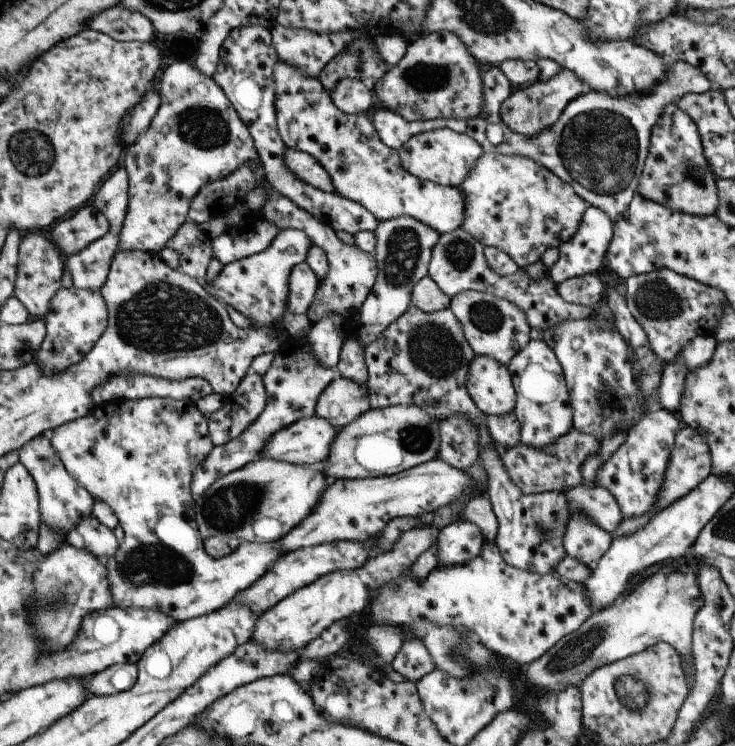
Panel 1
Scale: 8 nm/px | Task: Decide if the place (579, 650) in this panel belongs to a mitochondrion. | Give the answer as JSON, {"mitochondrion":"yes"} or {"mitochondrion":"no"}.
{"mitochondrion":"yes"}

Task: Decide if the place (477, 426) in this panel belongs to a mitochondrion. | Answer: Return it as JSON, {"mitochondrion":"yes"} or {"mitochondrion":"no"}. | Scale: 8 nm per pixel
{"mitochondrion":"no"}

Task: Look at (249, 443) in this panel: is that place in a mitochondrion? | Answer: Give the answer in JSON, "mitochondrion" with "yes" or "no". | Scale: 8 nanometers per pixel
{"mitochondrion":"no"}

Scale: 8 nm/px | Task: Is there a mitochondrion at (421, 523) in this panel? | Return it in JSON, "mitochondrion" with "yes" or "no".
{"mitochondrion":"no"}

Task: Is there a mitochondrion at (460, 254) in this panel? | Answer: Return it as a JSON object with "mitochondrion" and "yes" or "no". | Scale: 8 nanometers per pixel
{"mitochondrion":"yes"}

